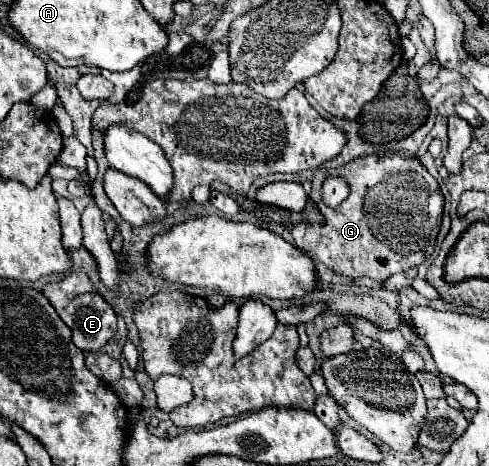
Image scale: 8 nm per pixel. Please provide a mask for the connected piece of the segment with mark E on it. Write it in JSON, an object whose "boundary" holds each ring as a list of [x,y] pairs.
{"boundary":[[[70,273],[66,279],[48,283],[44,287],[44,295],[54,305],[60,319],[72,329],[72,343],[82,351],[100,351],[108,339],[116,333],[116,313],[102,299],[100,293],[80,293],[80,289],[94,289],[92,281],[84,273]]]}

